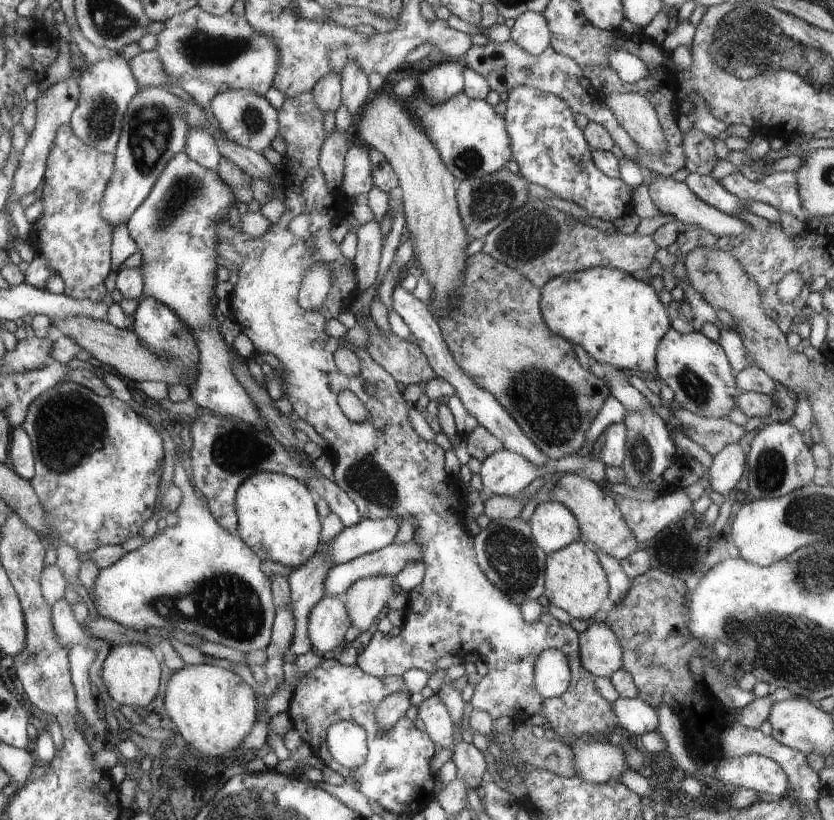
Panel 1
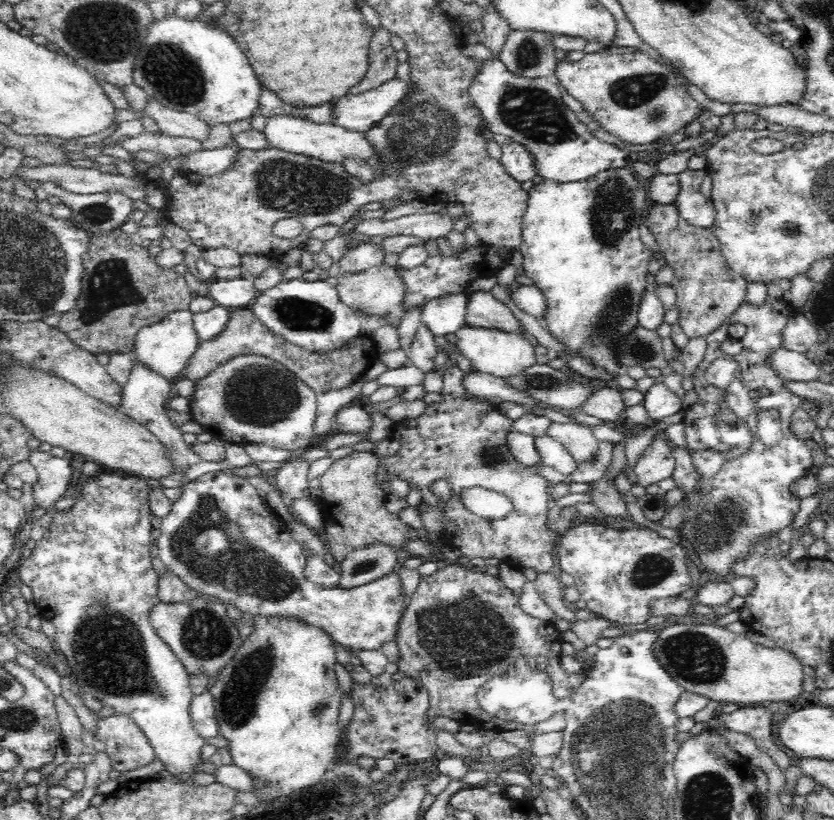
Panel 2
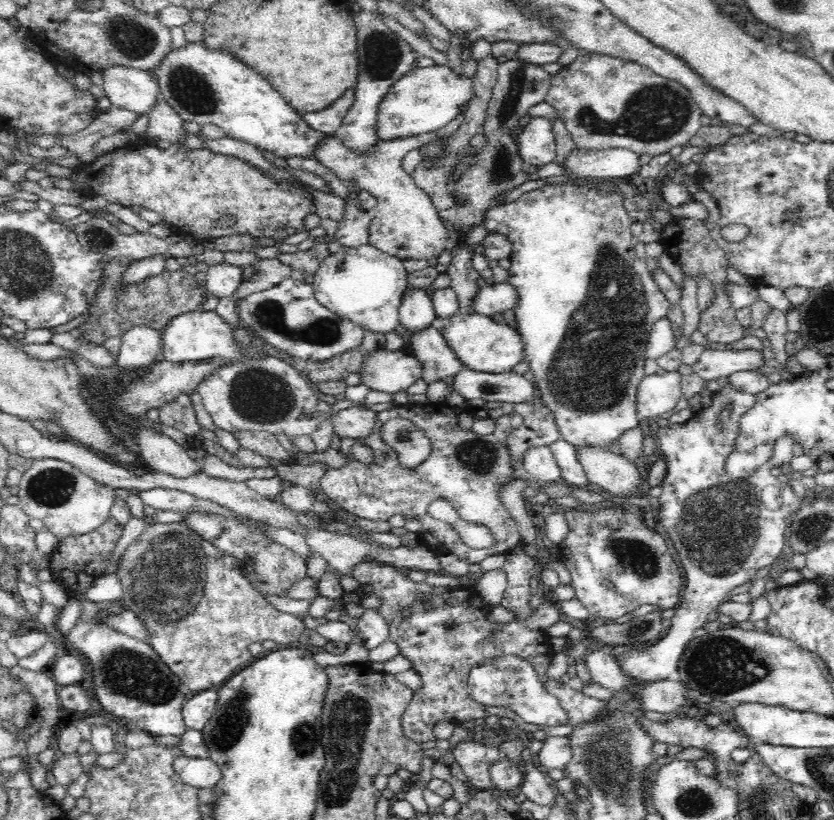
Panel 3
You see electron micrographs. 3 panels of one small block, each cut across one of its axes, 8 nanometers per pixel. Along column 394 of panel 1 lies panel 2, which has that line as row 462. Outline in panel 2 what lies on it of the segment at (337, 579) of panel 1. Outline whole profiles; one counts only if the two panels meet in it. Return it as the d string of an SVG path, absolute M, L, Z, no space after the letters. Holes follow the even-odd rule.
M551 436L535 437L535 447L544 465L551 466L564 475L571 474L578 468L578 463L568 449Z

